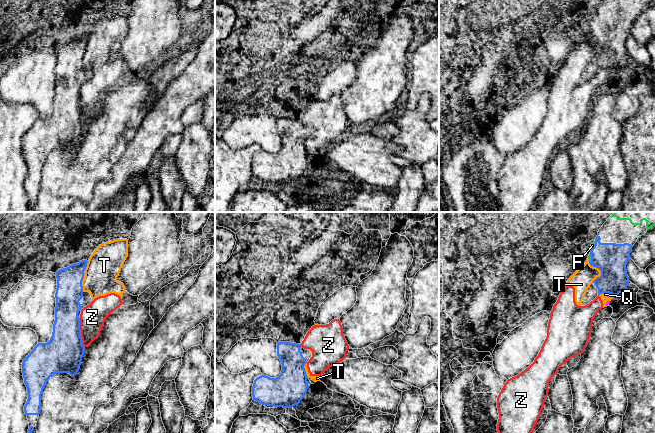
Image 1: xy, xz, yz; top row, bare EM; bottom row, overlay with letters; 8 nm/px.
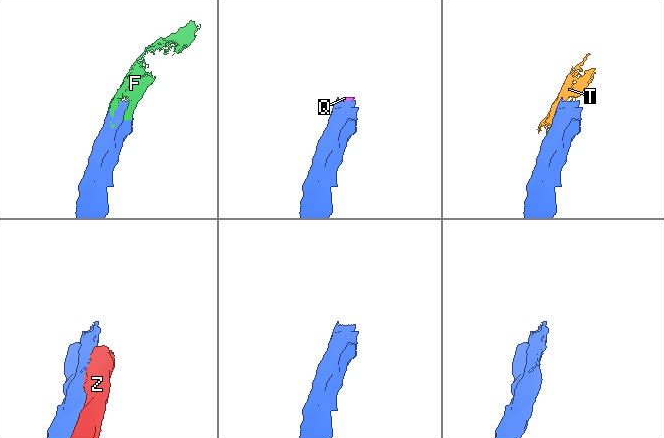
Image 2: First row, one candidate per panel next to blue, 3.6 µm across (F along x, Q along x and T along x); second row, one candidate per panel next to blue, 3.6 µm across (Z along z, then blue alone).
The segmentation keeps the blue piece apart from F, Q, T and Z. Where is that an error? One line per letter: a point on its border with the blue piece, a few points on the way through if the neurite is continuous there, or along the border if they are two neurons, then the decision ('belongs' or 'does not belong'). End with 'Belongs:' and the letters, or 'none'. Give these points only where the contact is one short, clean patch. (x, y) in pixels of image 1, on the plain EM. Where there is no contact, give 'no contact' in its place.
F: contact yz (594, 22); belongs
Q: contact yz (606, 68); border yz (603, 68), (609, 70); does not belong
T: contact yz (599, 45); does not belong
Z: contact xy (80, 109); does not belong
Belongs: F

